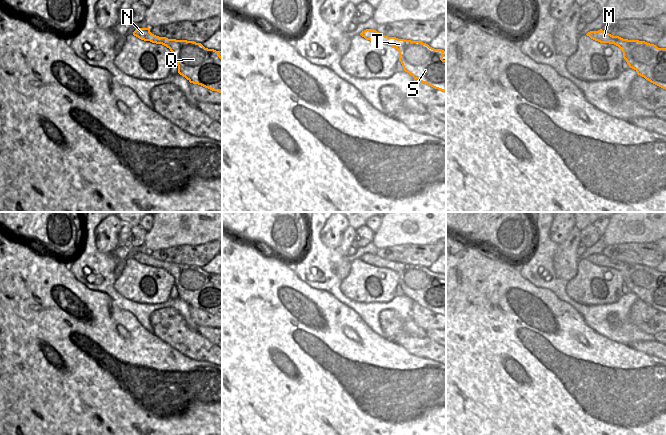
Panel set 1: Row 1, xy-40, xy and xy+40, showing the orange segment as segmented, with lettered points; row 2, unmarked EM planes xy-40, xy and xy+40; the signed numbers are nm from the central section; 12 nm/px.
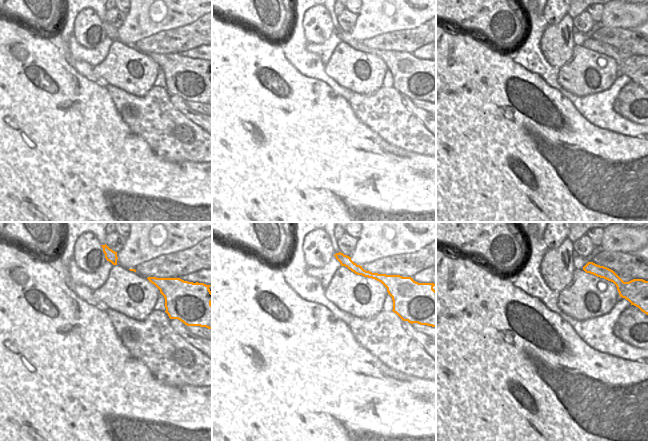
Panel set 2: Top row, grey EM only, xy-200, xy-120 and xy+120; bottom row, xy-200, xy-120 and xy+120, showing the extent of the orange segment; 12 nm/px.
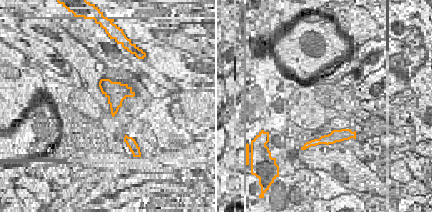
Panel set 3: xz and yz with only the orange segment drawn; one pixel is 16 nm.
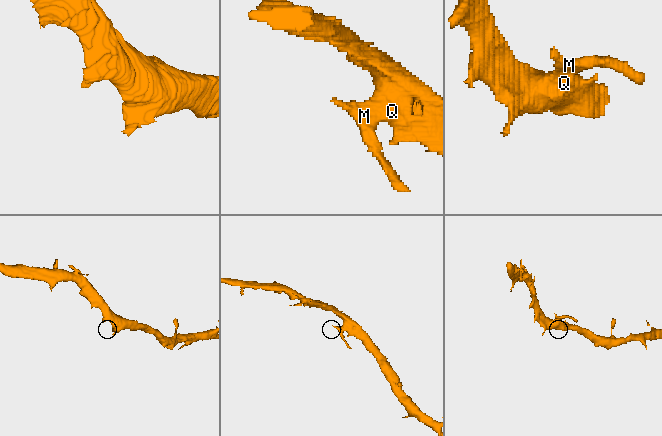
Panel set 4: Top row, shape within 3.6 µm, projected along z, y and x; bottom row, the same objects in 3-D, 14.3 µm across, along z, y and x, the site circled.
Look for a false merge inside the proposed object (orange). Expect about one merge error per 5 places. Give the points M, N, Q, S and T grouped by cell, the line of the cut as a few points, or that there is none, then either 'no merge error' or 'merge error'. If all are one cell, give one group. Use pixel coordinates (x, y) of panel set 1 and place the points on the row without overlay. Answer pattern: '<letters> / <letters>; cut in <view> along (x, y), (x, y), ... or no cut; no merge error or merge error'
M N Q S T; no cut; no merge error

